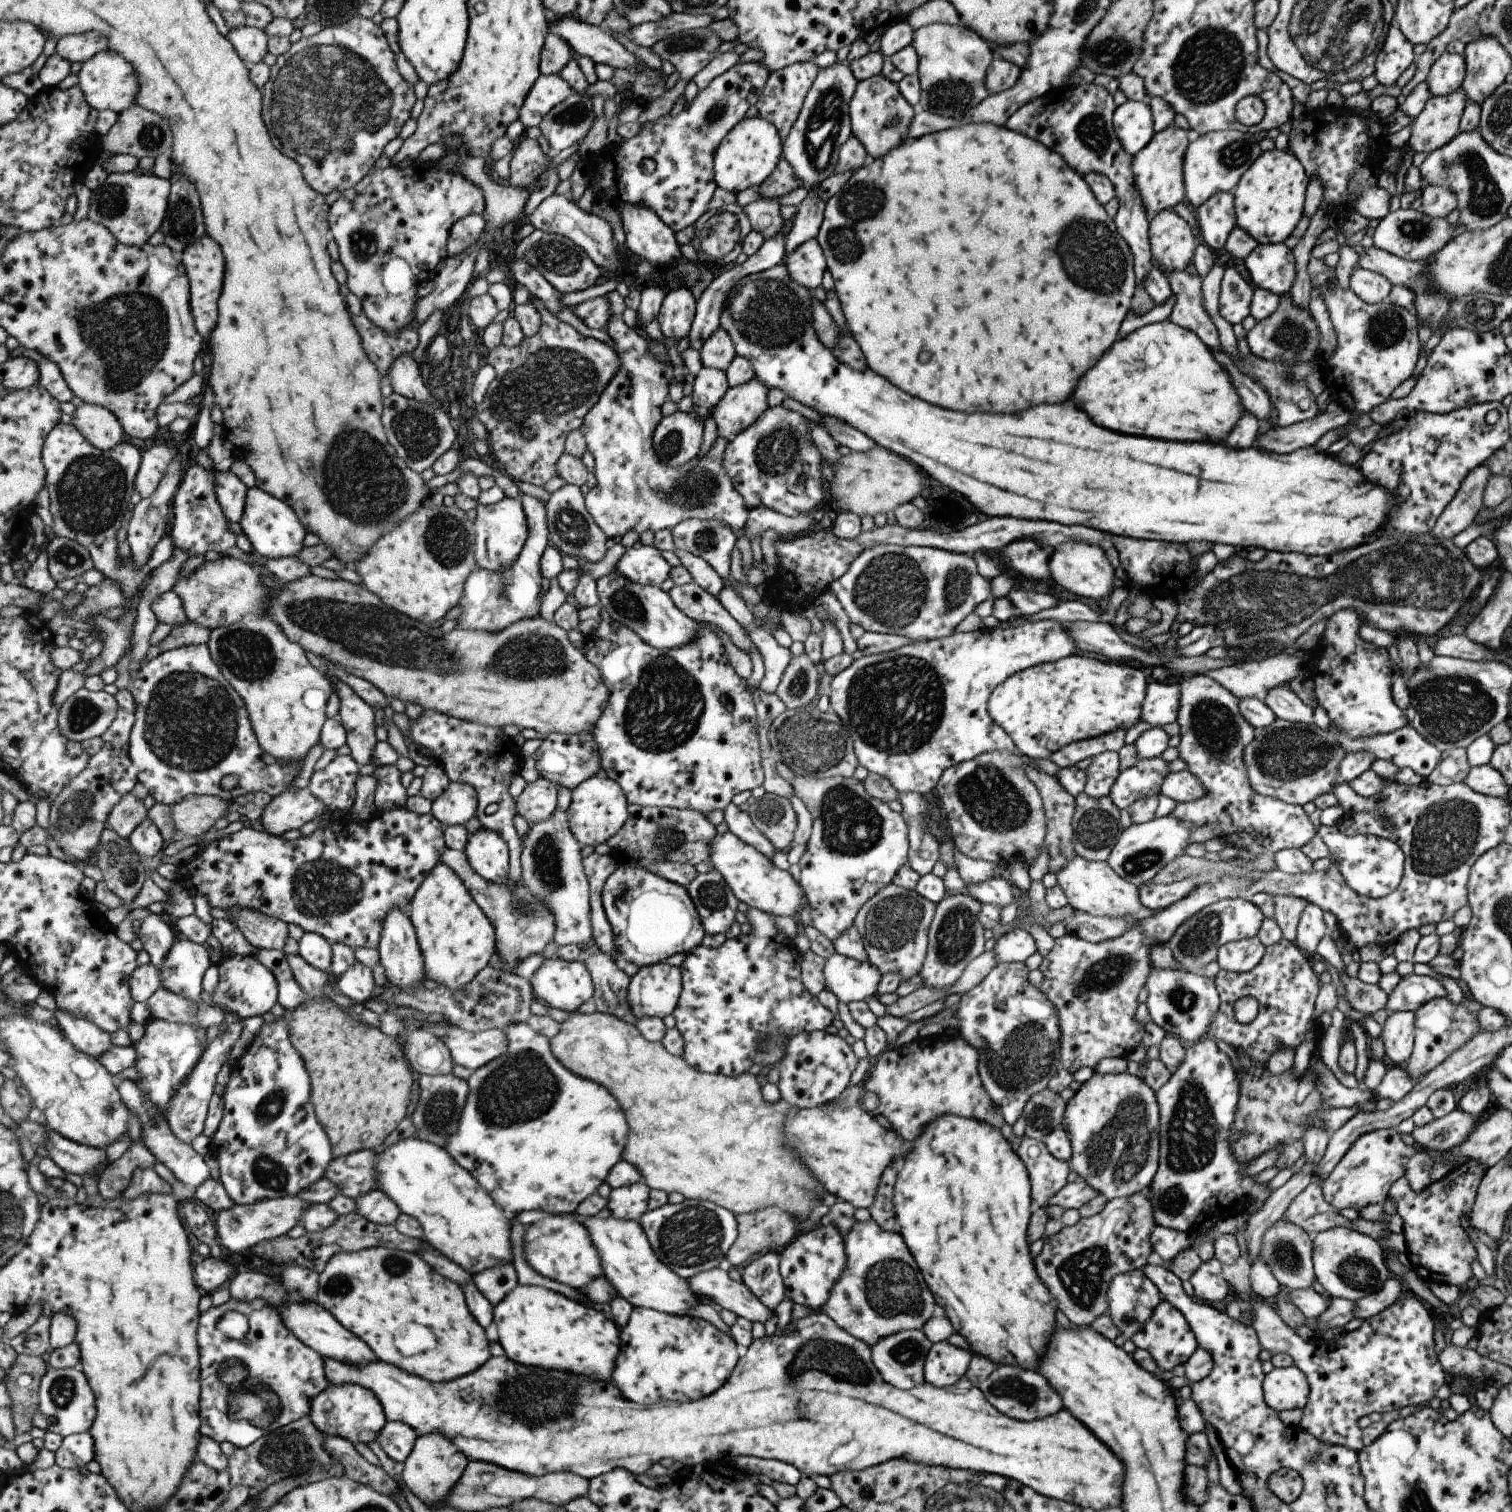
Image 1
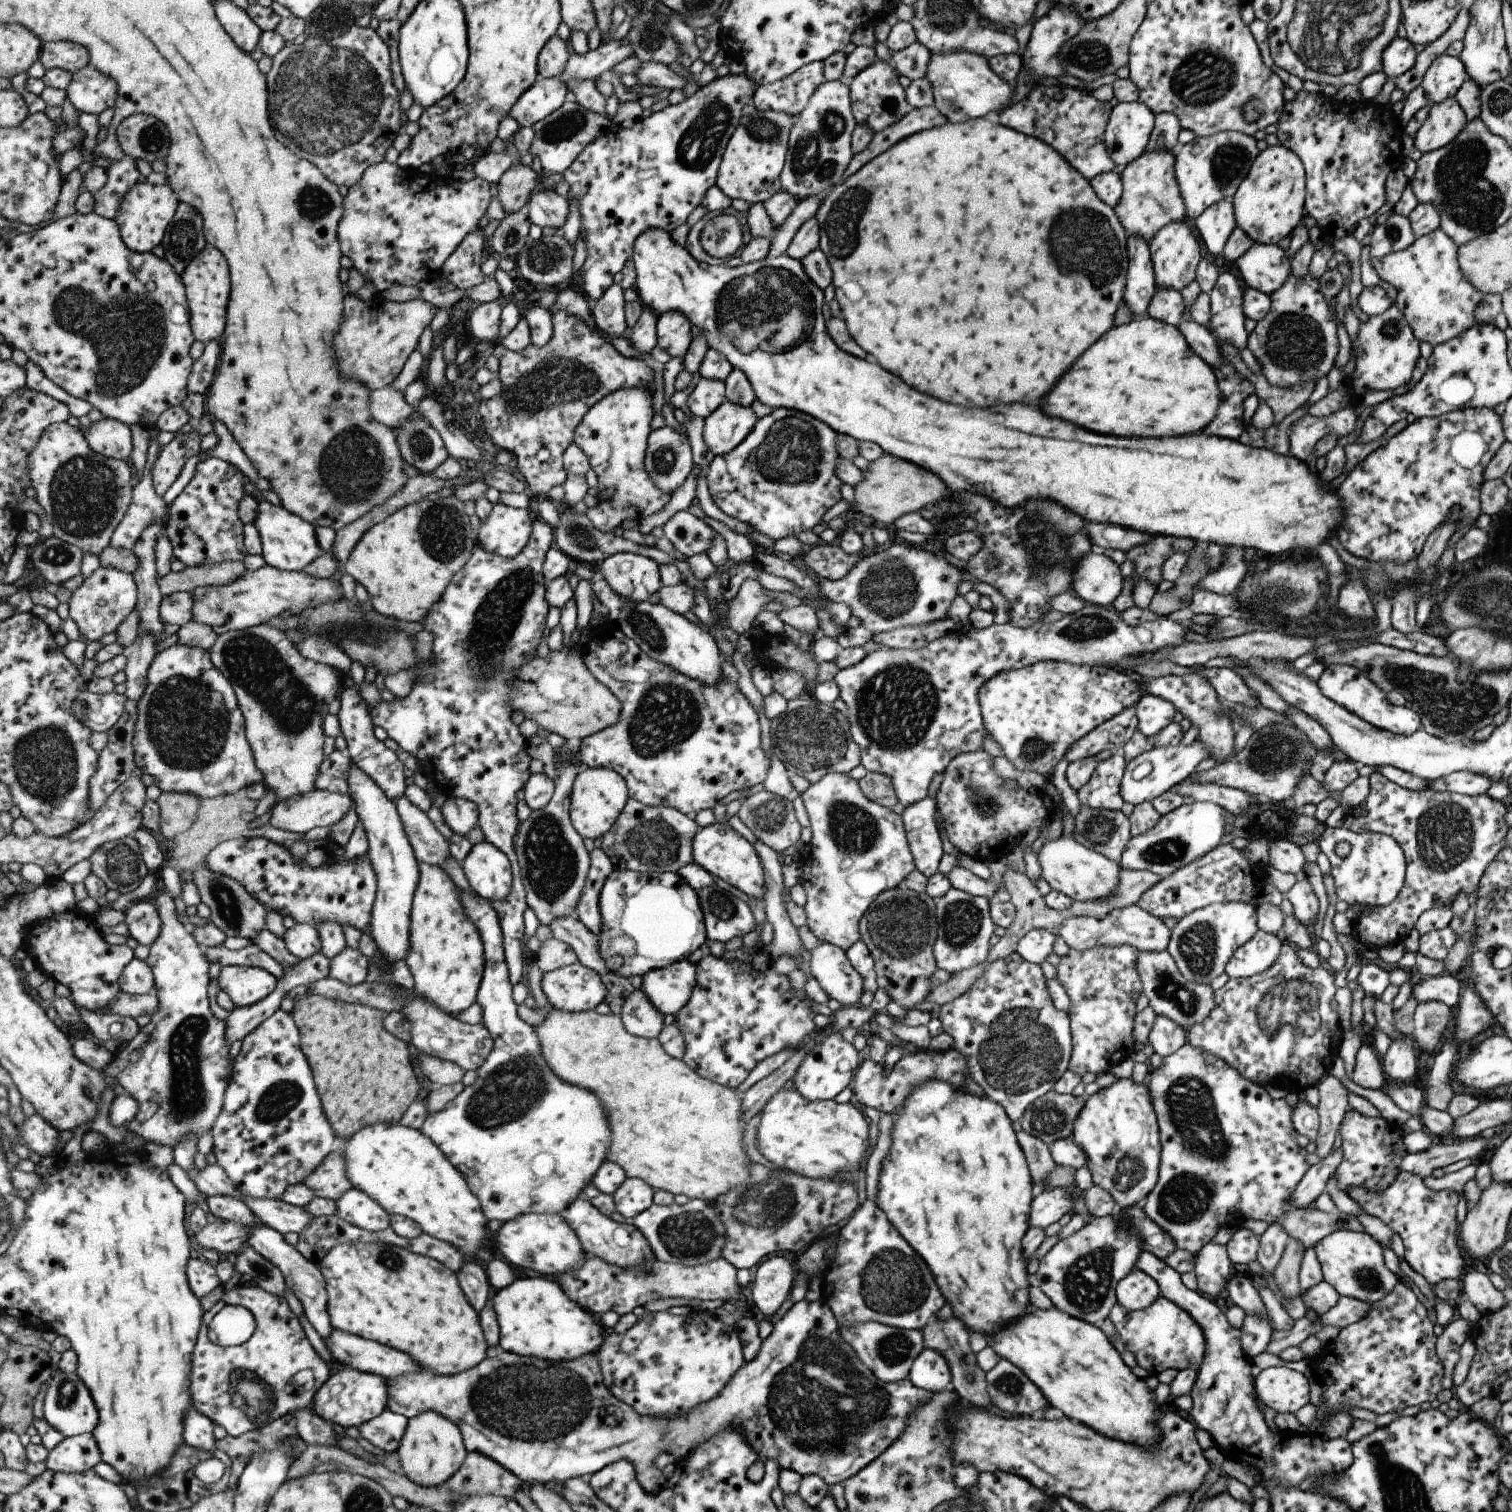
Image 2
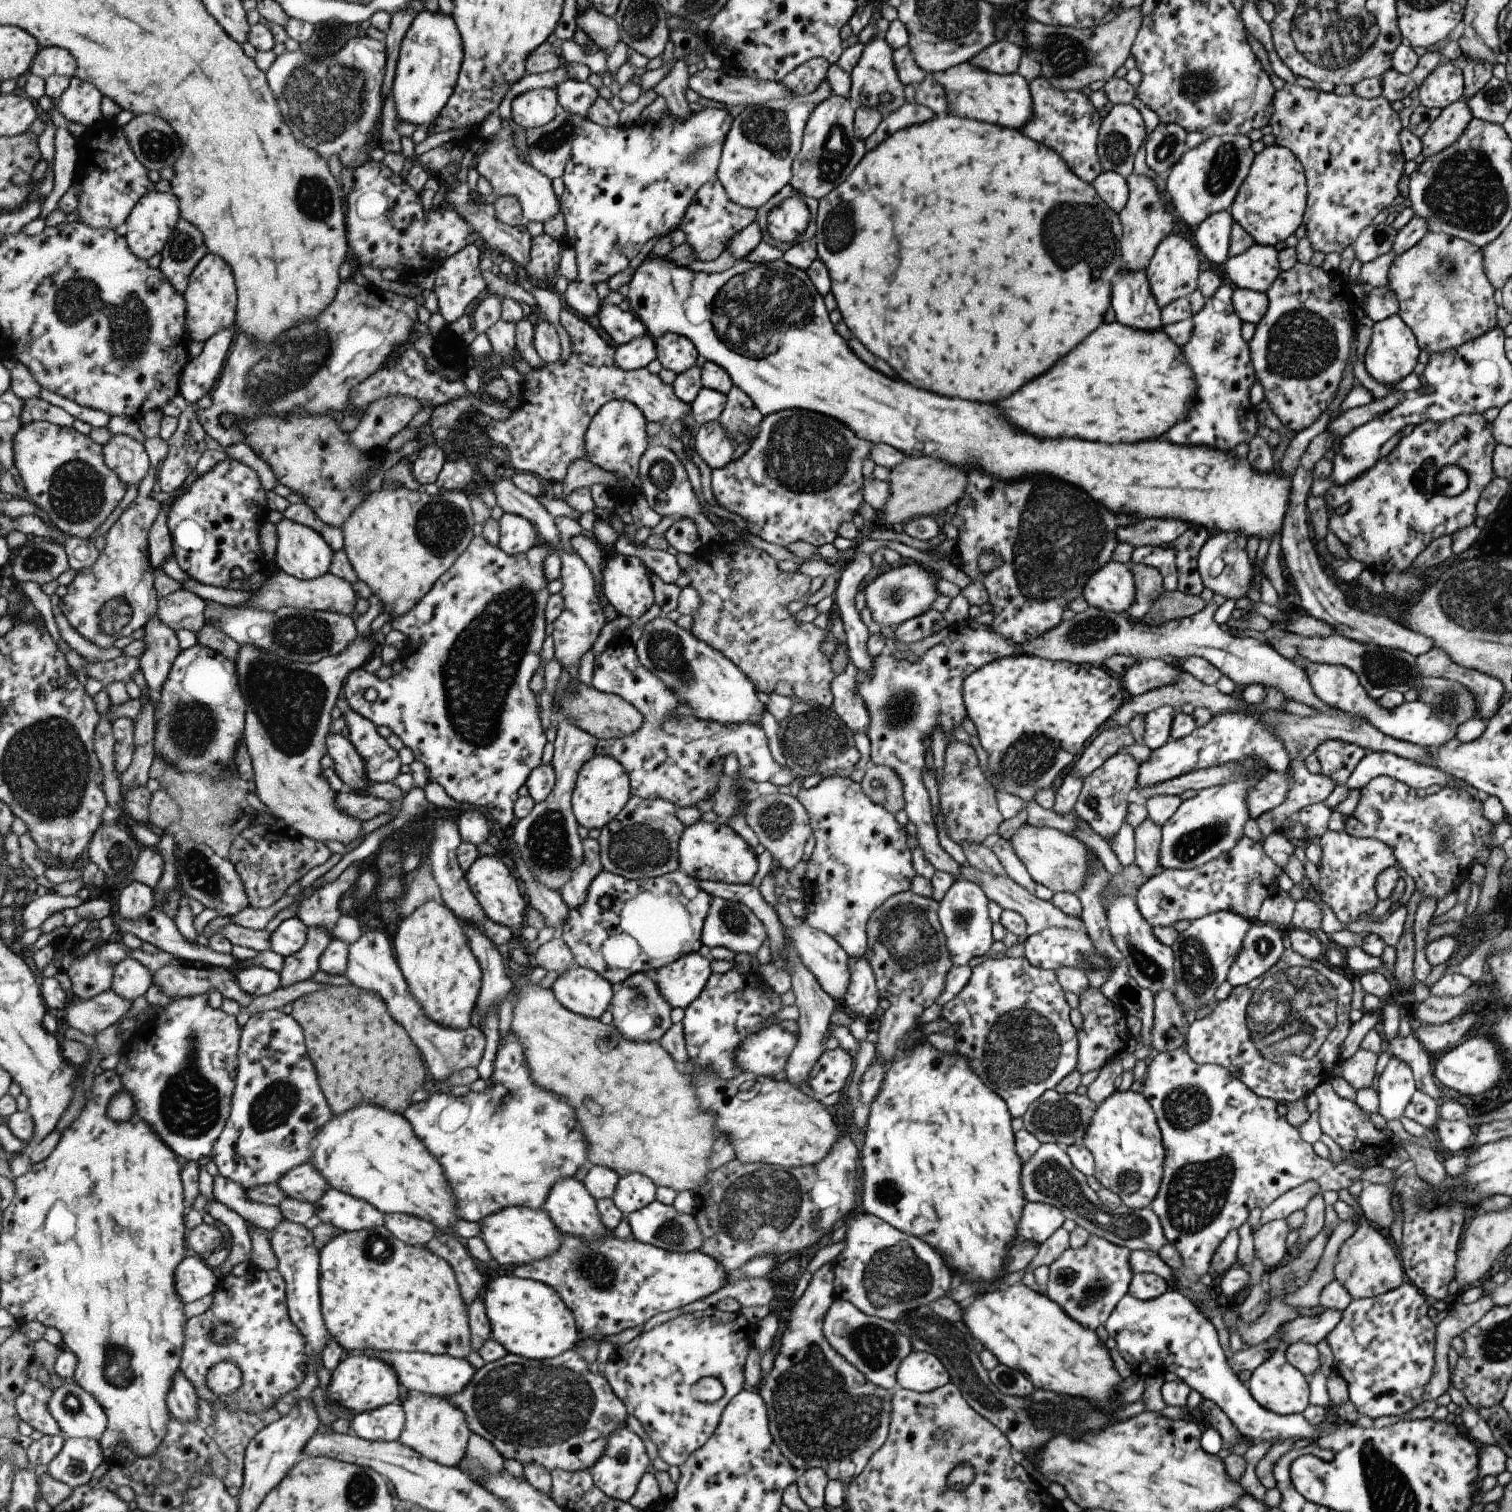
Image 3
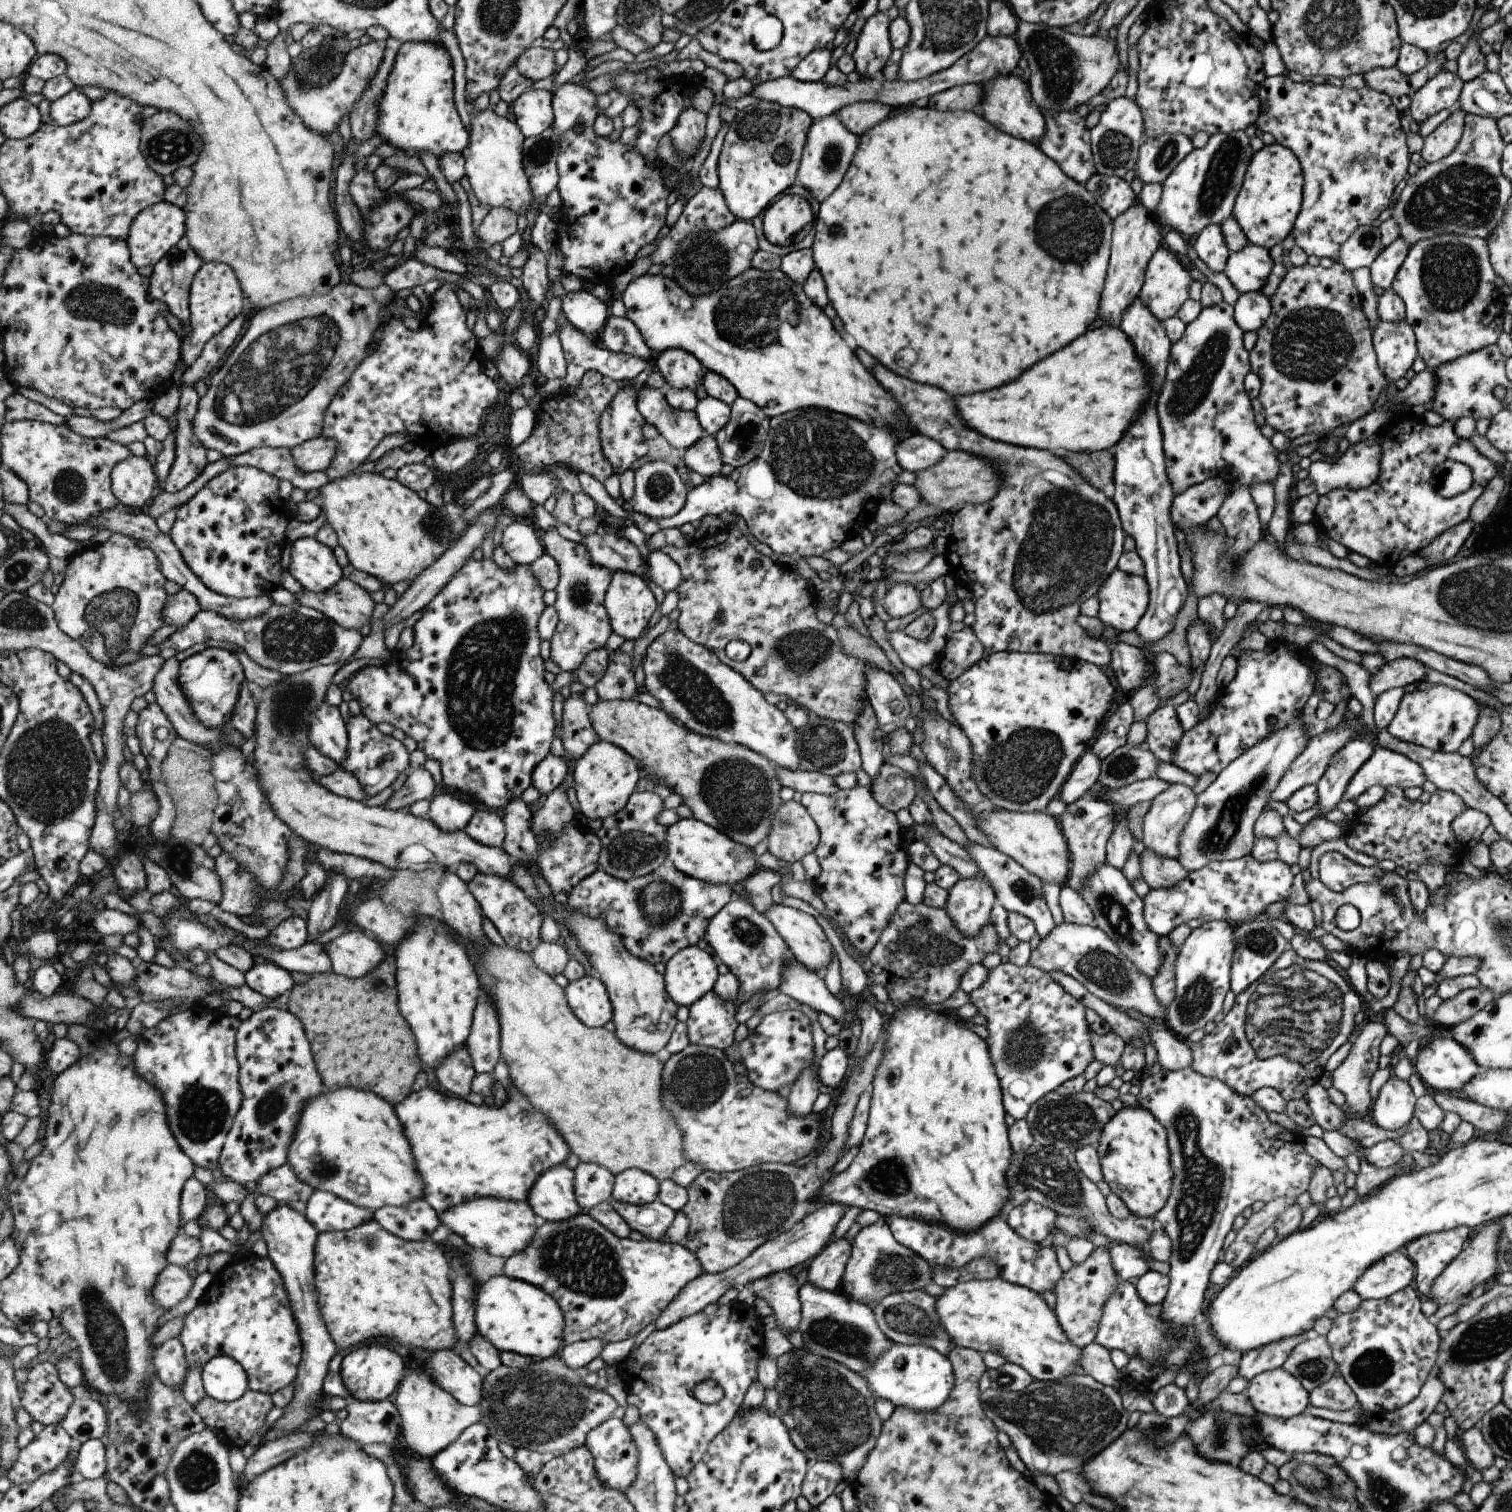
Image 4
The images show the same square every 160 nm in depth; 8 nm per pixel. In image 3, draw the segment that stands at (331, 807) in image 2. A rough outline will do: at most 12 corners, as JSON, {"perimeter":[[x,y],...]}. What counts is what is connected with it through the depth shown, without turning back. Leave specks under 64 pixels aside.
{"perimeter":[[353,790],[337,792],[344,813],[360,821],[393,811],[386,800]]}

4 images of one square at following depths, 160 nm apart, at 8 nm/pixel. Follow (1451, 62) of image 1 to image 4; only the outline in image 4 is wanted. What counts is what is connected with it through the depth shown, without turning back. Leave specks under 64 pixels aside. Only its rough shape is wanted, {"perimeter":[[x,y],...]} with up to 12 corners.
{"perimeter":[[1446,70],[1428,78],[1410,98],[1412,125],[1451,108],[1463,83]]}

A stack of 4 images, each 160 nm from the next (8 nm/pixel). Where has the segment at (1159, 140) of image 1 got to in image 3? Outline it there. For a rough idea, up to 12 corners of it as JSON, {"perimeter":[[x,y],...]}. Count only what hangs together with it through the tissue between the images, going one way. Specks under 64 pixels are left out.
{"perimeter":[[1126,176],[1122,268],[1143,271],[1176,220],[1150,177]]}

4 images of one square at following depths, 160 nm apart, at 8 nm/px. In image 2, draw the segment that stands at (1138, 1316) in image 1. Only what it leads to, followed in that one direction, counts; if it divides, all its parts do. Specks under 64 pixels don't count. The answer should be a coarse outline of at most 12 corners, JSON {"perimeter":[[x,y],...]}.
{"perimeter":[[1134,1269],[1115,1288],[1116,1304],[1142,1310],[1160,1297],[1147,1274]]}

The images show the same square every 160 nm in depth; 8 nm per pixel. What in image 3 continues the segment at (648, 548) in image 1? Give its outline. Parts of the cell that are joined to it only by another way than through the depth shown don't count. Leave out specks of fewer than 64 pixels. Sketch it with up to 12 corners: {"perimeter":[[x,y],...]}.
{"perimeter":[[616,554],[602,567],[603,594],[634,620],[655,602],[640,558]]}

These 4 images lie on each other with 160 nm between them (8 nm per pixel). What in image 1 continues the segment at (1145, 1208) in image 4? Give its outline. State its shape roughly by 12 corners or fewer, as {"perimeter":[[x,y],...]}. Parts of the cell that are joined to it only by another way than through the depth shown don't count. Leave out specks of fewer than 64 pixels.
{"perimeter":[[1094,1072],[1061,1124],[1071,1171],[1106,1201],[1158,1168],[1154,1092]]}

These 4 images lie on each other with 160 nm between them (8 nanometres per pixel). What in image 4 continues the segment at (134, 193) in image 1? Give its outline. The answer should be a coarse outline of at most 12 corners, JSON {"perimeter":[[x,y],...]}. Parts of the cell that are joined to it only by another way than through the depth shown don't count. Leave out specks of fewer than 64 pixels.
{"perimeter":[[161,201],[133,221],[135,266],[155,266],[187,232],[184,208]]}

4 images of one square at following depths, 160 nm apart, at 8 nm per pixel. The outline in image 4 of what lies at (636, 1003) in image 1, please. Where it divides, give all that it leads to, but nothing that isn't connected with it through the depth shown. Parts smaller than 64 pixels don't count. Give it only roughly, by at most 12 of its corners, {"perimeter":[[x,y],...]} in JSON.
{"perimeter":[[685,947],[664,964],[665,992],[688,1007],[712,990],[717,964]]}

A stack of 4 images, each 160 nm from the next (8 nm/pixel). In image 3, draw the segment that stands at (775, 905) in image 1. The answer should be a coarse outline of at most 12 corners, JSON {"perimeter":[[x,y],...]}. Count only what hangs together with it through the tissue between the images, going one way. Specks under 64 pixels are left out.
{"perimeter":[[697,821],[677,845],[695,880],[749,885],[757,858],[725,822]]}

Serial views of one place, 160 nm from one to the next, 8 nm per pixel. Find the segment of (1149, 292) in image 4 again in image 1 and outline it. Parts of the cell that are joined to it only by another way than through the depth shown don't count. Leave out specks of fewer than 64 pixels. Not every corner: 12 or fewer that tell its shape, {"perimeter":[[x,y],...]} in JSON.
{"perimeter":[[1169,209],[1149,216],[1150,254],[1165,274],[1184,271],[1198,238]]}

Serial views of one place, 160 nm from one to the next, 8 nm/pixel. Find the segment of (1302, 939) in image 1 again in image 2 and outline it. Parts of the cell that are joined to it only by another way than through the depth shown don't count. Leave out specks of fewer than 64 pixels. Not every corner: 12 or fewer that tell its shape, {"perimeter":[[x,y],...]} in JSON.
{"perimeter":[[1302,874],[1283,895],[1295,919],[1311,928],[1318,901]]}

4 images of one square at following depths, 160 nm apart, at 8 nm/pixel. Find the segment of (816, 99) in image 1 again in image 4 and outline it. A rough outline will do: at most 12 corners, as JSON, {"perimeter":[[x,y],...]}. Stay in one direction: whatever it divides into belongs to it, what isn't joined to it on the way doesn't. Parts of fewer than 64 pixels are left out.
{"perimeter":[[835,113],[806,132],[797,184],[818,203],[841,182],[858,136]]}

